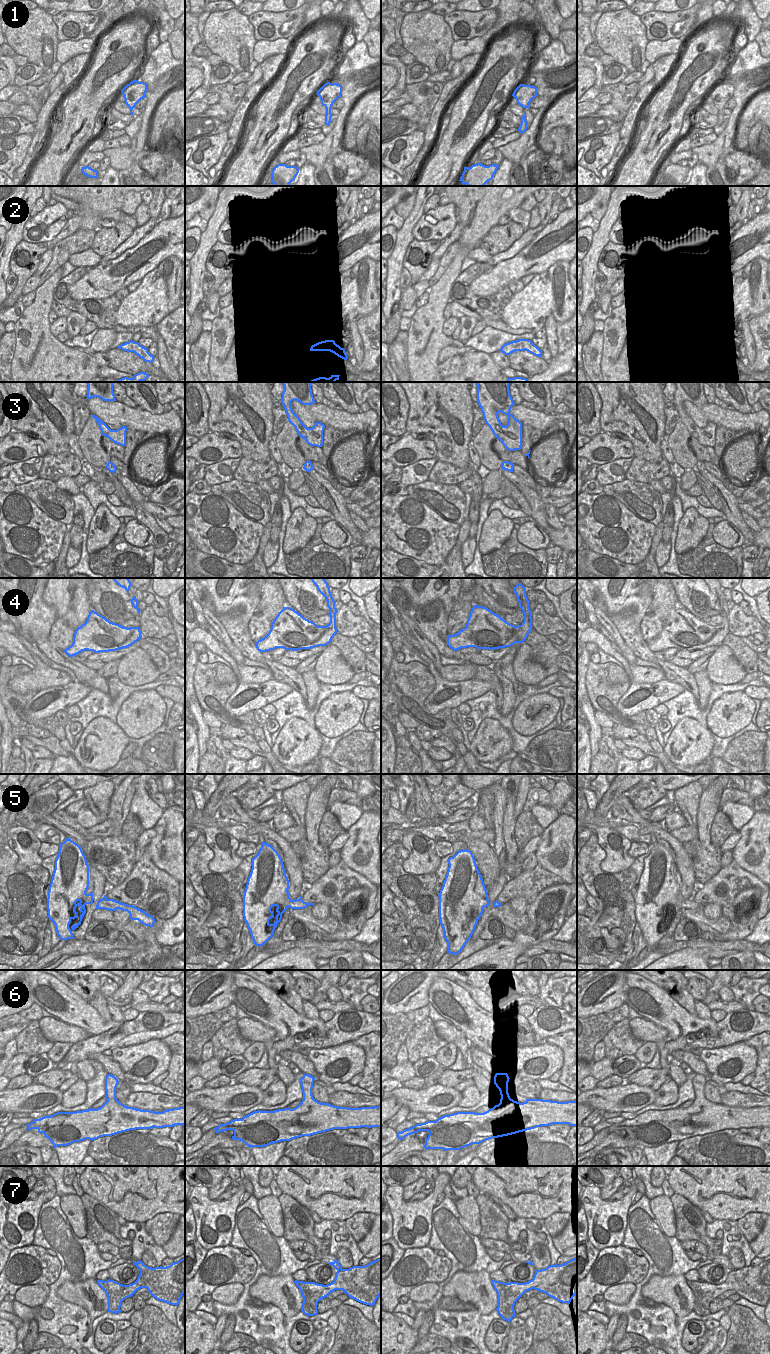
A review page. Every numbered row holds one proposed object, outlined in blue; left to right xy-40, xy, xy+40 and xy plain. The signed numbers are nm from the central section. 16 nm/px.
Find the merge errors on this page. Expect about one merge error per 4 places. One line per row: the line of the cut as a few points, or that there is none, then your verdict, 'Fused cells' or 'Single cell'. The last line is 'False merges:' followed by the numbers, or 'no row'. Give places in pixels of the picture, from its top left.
1: No split. Single cell
2: No split. Single cell
3: No split. Single cell
4: Split along xy+40 (531, 614), (529, 616), (524, 615). Fused cells
5: No split. Single cell
6: No split. Single cell
7: No split. Single cell
False merges: 4

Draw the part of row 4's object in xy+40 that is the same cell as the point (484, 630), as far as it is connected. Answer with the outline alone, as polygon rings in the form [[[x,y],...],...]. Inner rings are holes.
[[[474,605],[466,626],[454,635],[447,635],[447,645],[454,651],[467,647],[505,648],[524,643],[531,630],[532,615],[524,616],[523,623],[514,626],[488,608]]]

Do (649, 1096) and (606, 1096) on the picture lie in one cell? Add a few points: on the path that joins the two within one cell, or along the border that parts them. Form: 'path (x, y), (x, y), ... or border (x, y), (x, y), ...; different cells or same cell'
path (638, 1096), (617, 1096); same cell

